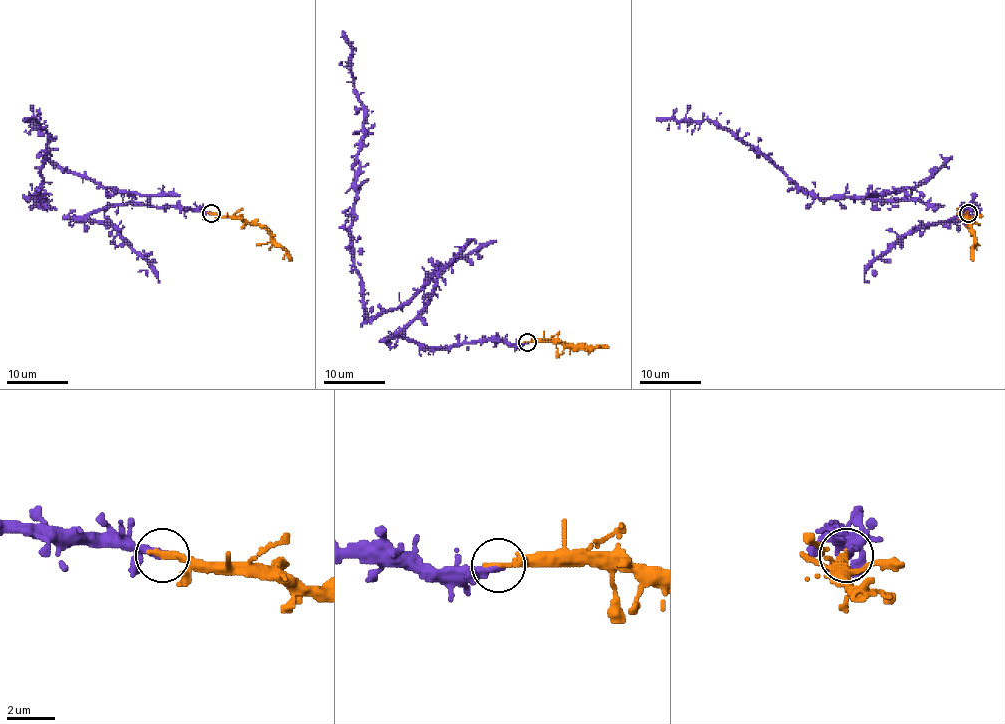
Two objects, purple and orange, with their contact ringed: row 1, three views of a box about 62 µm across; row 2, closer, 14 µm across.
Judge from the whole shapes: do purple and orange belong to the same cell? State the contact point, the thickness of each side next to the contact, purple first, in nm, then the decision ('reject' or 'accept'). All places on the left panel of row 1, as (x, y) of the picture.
(211, 213) | 360/320 nm | accept

